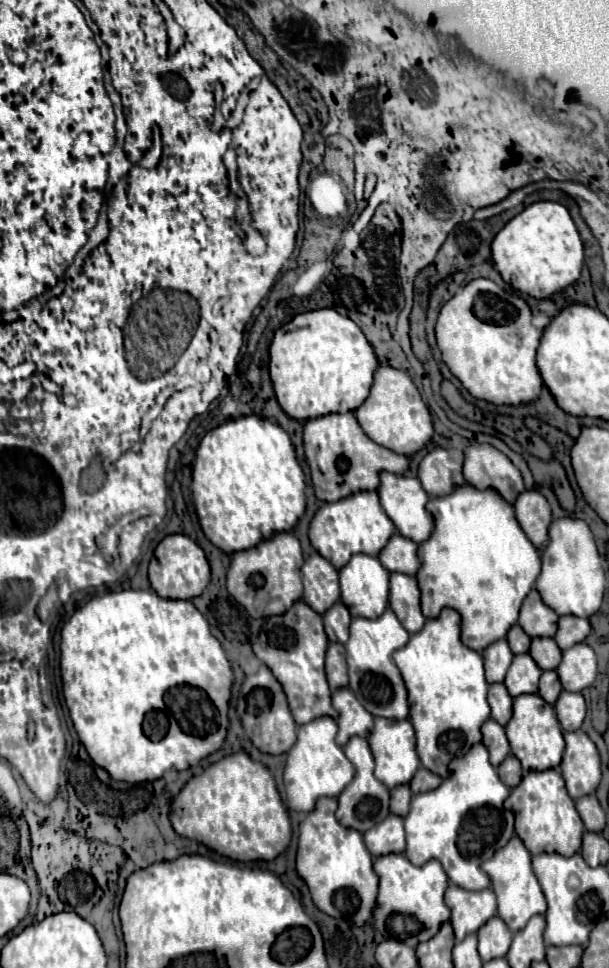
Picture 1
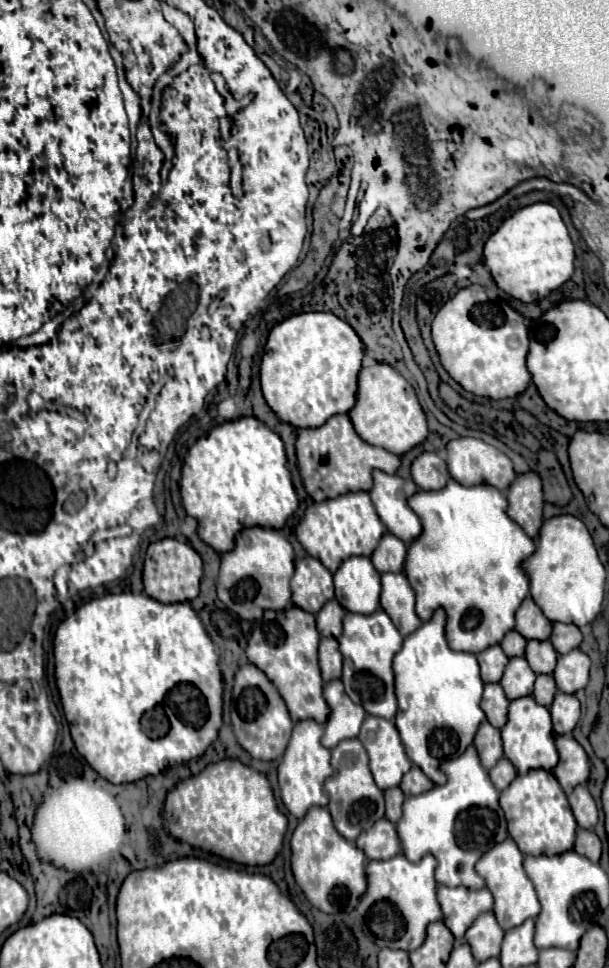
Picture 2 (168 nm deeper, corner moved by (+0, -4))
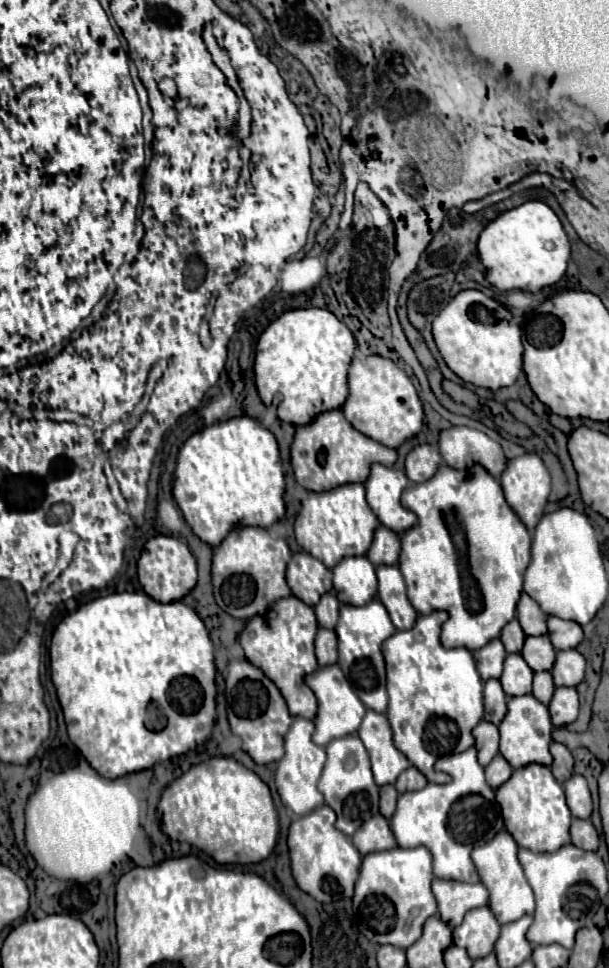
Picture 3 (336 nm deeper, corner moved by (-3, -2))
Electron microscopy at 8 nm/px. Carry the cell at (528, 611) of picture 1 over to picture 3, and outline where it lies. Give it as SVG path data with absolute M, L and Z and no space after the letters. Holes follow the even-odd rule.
M521 593L521 599L517 601L517 621L525 635L547 635L547 615L527 593Z

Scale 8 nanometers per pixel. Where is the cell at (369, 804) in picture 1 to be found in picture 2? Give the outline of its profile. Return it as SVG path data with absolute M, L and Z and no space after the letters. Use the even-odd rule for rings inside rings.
M346 739L340 747L332 749L332 767L336 767L336 775L328 779L324 785L330 795L330 815L334 819L334 827L348 841L356 841L362 831L368 831L378 819L384 817L384 793L376 787L372 773L368 769L368 753L358 739Z

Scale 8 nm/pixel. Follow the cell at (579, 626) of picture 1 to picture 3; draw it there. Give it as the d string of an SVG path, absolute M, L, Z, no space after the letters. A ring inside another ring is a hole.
M547 617L547 627L549 627L549 639L557 651L559 649L573 649L583 639L581 625L575 621L565 621L559 617Z

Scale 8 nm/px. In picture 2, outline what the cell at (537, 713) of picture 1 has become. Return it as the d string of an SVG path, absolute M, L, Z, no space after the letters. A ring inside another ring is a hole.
M534 697L514 699L508 707L508 723L500 729L504 741L504 753L516 767L518 775L528 773L530 769L554 769L558 763L556 737L550 721L550 711L544 705L538 705Z

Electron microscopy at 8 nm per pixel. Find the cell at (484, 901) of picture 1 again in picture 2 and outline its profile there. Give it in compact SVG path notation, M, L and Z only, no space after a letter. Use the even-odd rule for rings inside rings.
M438 887L438 899L444 913L444 925L460 941L468 927L476 921L478 915L492 911L494 899L492 893L484 887L472 891L468 887Z

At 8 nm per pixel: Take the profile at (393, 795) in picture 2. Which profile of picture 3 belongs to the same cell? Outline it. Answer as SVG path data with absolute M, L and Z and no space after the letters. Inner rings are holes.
M383 785L379 789L379 813L387 819L391 819L391 815L395 813L395 805L397 805L397 791L393 785Z

